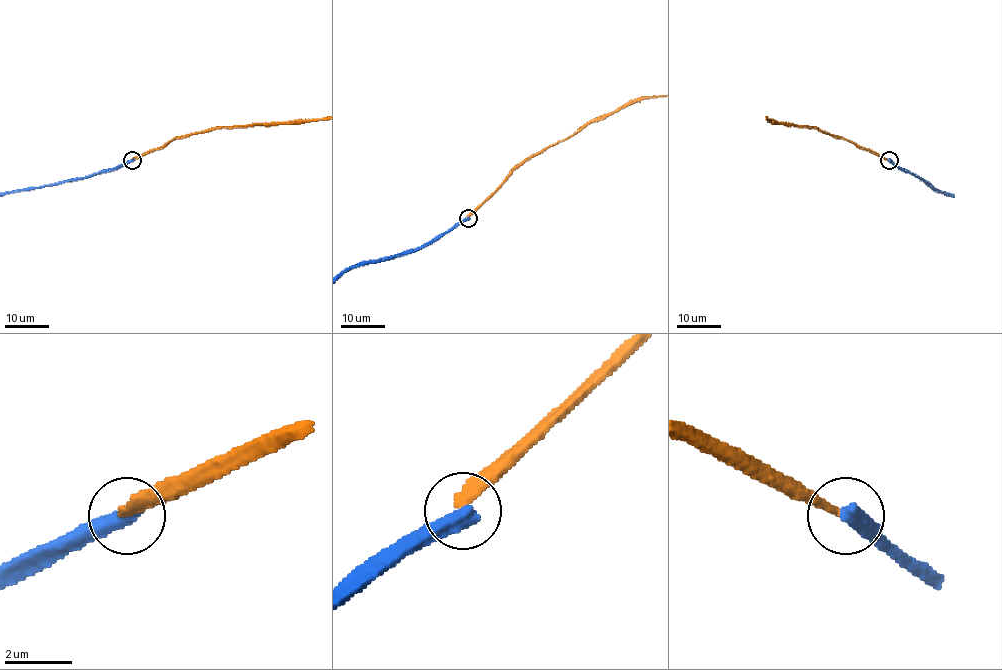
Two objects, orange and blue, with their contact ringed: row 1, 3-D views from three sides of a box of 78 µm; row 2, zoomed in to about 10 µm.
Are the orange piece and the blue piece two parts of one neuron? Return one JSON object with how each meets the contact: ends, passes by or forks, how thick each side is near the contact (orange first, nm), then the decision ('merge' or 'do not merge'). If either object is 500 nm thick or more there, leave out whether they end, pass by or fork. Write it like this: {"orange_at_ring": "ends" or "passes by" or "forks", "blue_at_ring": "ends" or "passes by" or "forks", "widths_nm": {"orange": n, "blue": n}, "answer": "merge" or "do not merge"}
{"widths_nm": {"orange": 320, "blue": 550}, "answer": "do not merge"}

